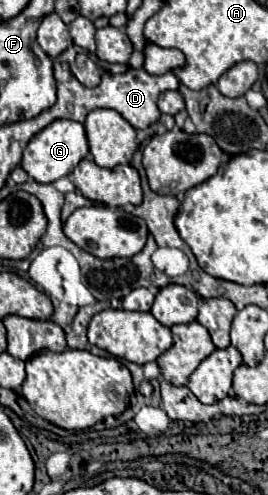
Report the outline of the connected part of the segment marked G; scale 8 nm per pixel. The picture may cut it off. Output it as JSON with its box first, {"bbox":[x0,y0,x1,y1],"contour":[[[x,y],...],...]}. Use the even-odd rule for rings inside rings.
{"bbox":[21,120,89,184],"contour":[[[55,120],[31,138],[31,142],[27,144],[27,148],[23,152],[21,166],[37,182],[49,184],[49,182],[55,182],[59,178],[67,176],[87,156],[89,156],[89,146],[87,146],[83,124],[79,124],[75,120]]]}

